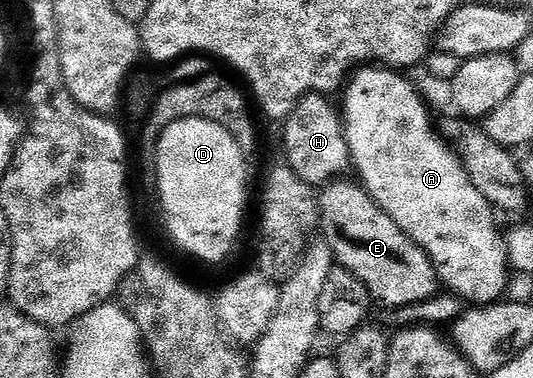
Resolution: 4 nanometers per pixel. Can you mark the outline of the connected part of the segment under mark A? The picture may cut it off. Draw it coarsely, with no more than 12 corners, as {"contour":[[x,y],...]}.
{"contour":[[404,73],[344,87],[360,185],[440,285],[492,304],[505,234]]}

